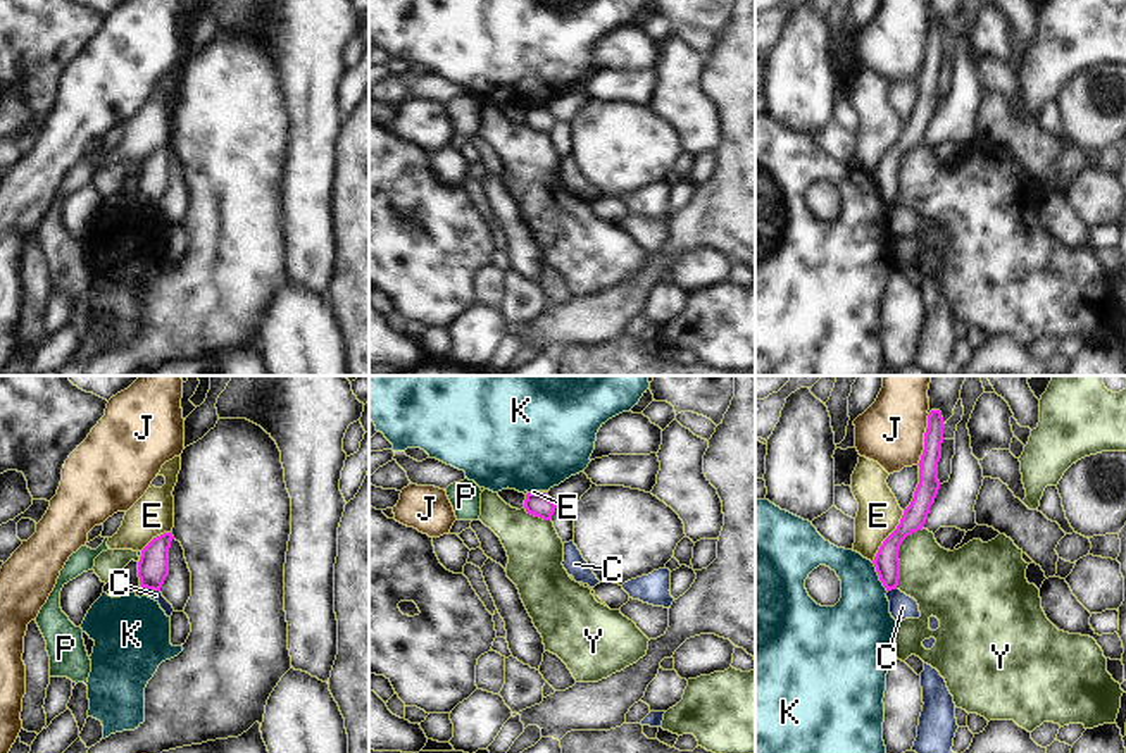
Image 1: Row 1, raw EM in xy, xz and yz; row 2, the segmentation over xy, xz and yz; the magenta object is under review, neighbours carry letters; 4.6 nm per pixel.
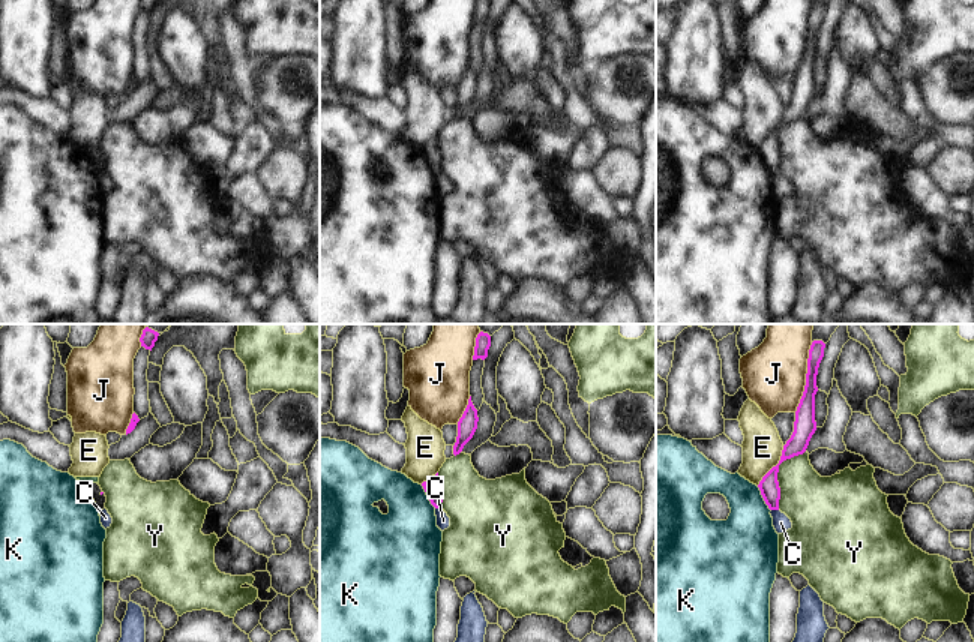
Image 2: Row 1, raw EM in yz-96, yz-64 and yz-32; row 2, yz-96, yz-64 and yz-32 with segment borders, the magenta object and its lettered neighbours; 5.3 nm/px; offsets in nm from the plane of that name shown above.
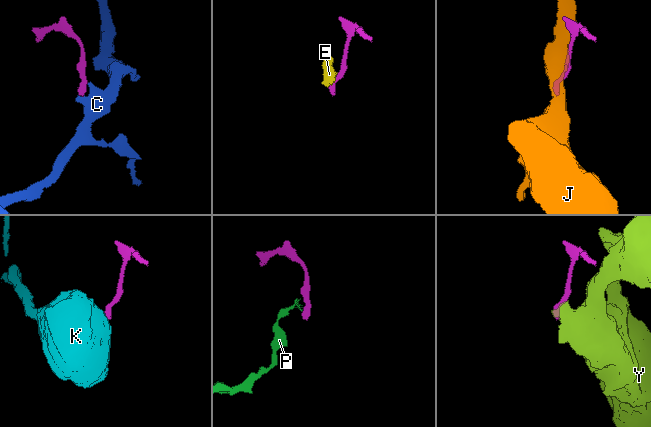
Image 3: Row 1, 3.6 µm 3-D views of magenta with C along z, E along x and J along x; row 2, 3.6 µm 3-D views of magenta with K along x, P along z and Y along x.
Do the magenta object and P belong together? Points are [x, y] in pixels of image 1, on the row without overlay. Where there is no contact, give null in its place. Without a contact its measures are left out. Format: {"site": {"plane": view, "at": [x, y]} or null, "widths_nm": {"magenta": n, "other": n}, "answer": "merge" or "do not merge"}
{"site": {"plane": "xy", "at": [142, 169]}, "widths_nm": {"magenta": 140, "other": 20}, "answer": "do not merge"}

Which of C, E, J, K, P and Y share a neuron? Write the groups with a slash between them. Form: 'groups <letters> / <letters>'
groups C / E P / J / K / Y

